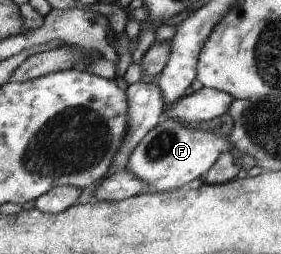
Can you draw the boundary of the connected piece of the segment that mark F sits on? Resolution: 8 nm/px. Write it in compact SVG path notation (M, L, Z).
M162 113L159 123L147 131L131 150L125 170L138 177L149 192L168 192L184 187L188 181L200 177L215 163L215 158L222 151L232 149L231 145L228 137L187 128L186 124L176 120L167 120Z

